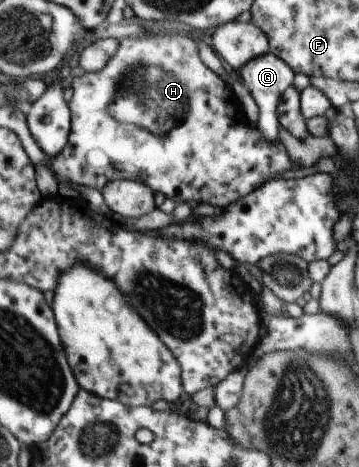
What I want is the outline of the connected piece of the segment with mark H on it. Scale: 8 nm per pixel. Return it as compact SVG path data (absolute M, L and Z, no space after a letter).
M149 34L143 37L125 37L119 40L119 49L115 55L107 60L105 67L99 71L87 72L81 76L75 76L71 87L73 99L68 106L71 111L71 131L68 135L67 145L61 149L59 155L51 158L51 169L59 184L73 183L101 191L107 183L115 180L137 180L150 187L155 194L163 193L166 198L172 199L177 205L180 203L207 204L224 210L231 203L235 203L241 197L247 197L255 189L263 187L271 179L281 178L283 172L300 167L298 161L292 160L281 141L269 143L263 139L257 131L257 127L249 127L249 121L241 109L230 81L224 76L213 73L198 54L197 41L183 35Z

